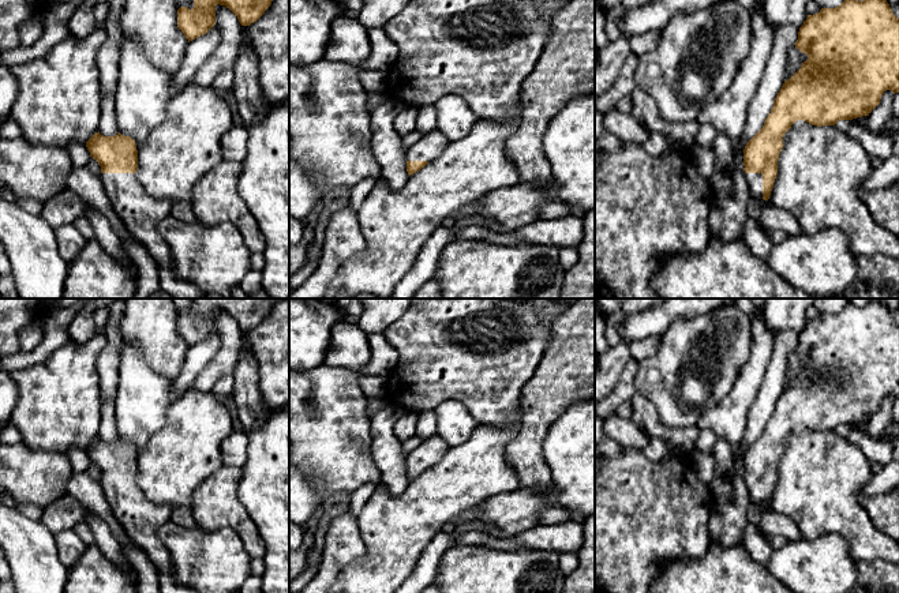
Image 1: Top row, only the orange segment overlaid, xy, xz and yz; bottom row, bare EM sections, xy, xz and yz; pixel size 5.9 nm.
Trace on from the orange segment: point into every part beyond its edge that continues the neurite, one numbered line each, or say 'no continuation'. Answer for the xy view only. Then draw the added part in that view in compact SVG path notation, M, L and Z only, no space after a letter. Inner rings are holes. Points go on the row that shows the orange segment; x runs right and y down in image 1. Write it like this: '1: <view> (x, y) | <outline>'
1: xy (139, 213) | M100 173L100 179L124 228L158 266L172 271L171 249L158 232L158 224L171 215L173 203L147 195L136 173Z

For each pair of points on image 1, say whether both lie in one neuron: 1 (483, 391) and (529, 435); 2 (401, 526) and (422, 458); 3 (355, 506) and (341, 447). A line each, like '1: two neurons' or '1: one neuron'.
1: two neurons
2: two neurons
3: two neurons

